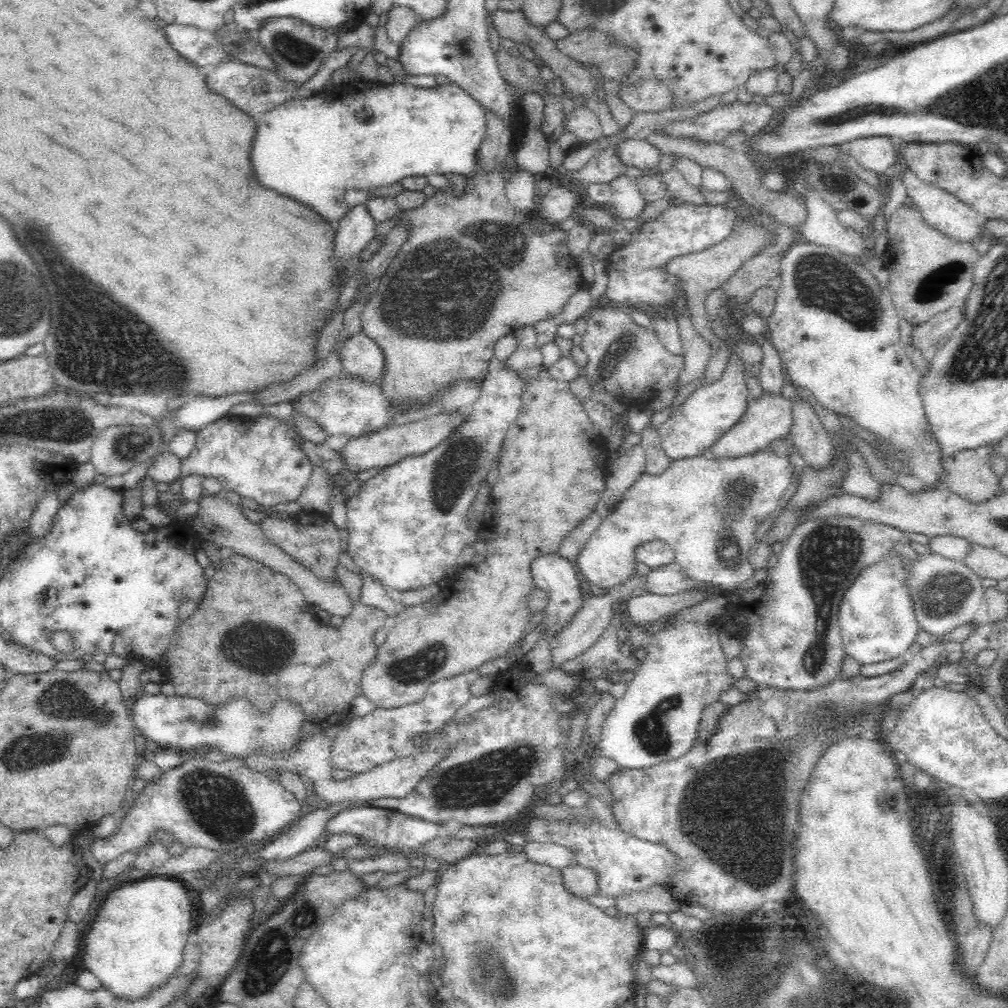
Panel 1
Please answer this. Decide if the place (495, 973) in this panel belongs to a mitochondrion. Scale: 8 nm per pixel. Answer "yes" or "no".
yes

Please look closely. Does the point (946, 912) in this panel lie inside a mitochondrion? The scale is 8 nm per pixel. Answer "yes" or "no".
no

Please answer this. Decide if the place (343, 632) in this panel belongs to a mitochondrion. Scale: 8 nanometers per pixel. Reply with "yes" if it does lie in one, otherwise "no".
no

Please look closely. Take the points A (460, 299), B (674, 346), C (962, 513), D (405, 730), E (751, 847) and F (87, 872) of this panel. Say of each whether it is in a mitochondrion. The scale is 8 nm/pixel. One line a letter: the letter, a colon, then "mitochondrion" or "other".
A: mitochondrion
B: other
C: other
D: other
E: mitochondrion
F: other

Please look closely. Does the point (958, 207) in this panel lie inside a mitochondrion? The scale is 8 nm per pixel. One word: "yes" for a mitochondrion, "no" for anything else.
no

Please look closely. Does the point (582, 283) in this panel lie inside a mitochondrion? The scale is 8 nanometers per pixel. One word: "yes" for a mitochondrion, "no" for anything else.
no

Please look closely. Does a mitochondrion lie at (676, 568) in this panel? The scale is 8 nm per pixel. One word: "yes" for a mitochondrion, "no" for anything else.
no

